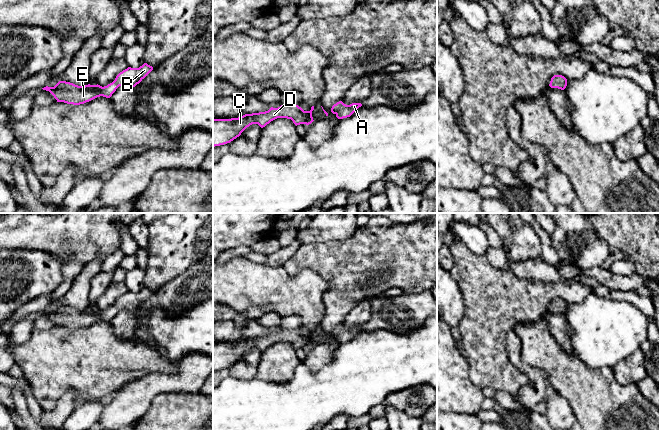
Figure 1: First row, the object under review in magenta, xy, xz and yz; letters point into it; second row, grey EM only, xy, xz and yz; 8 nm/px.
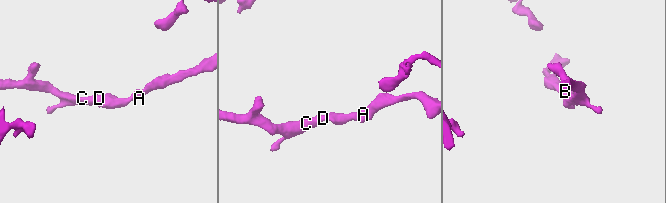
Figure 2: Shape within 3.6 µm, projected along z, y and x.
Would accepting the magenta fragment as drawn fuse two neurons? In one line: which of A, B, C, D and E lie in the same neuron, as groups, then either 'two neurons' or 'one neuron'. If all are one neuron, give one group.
A B C D E; one neuron

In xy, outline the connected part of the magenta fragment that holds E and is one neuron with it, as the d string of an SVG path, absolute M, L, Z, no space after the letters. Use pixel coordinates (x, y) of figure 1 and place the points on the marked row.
M144 63L139 68L128 67L120 72L112 83L104 87L98 84L78 86L70 82L59 81L54 87L46 86L42 89L49 91L57 102L80 105L100 96L110 98L119 86L135 87L152 70L153 67L147 63Z

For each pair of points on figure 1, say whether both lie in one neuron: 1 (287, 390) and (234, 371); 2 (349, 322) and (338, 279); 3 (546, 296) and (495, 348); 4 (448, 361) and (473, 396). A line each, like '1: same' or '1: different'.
1: different
2: different
3: same
4: same

